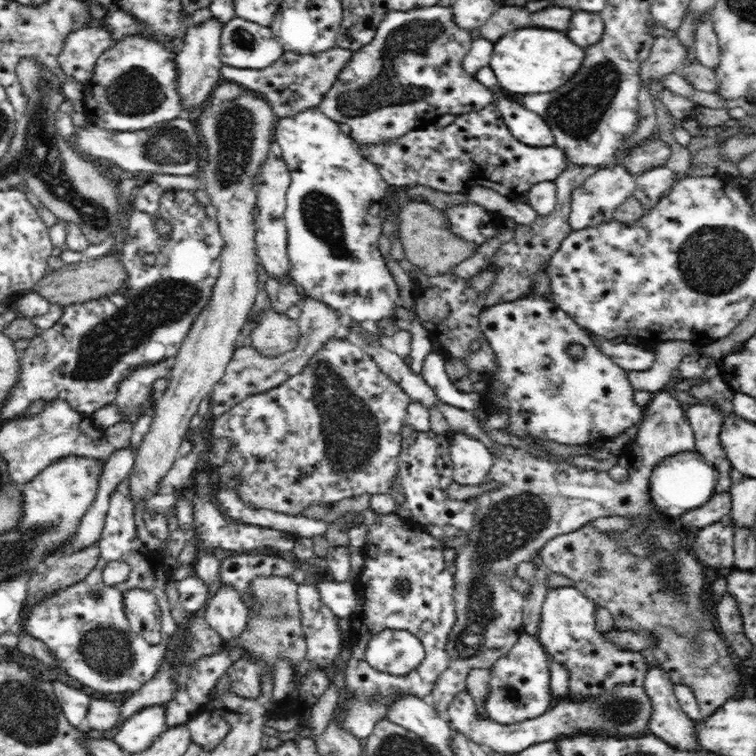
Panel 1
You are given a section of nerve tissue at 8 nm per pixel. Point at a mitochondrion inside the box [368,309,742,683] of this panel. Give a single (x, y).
(508, 526)

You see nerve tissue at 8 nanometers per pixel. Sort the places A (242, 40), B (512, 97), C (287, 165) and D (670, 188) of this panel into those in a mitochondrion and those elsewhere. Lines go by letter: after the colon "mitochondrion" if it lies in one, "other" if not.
A: mitochondrion
B: other
C: other
D: other

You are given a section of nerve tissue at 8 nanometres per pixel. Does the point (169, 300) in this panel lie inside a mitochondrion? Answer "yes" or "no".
yes

